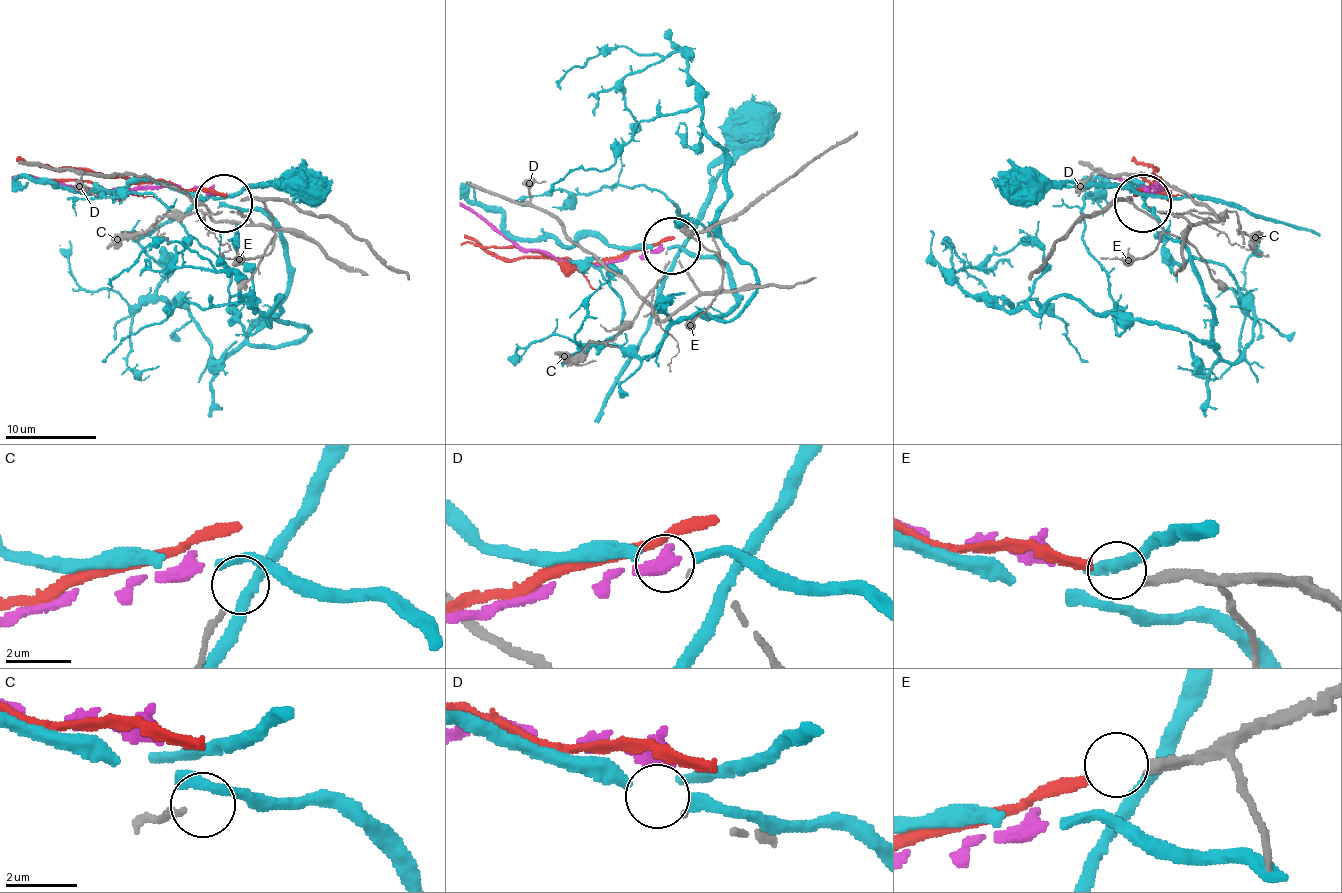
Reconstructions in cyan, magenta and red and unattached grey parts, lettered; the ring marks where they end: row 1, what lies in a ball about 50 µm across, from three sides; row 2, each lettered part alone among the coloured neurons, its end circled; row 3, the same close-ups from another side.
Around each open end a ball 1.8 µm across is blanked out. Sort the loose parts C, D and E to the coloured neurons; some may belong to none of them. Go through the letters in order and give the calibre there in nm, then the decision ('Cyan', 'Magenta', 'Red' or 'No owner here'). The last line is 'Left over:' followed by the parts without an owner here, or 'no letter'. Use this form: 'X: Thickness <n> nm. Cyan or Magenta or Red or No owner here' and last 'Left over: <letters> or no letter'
C: Thickness 180 nm. No owner here
D: Thickness 90 nm. No owner here
E: Thickness 320 nm. Red
Left over: C, D

